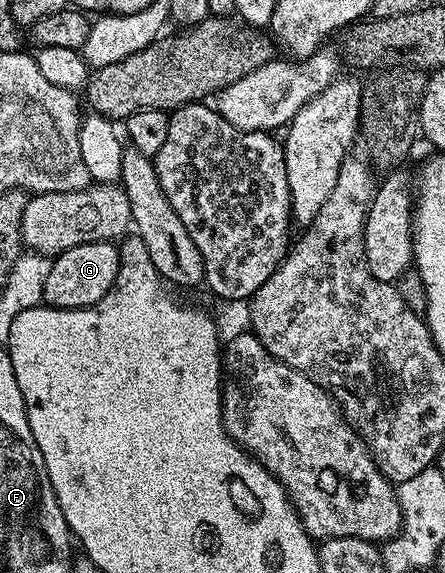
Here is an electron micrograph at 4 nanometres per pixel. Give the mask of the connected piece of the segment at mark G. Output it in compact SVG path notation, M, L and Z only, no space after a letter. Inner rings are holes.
M96 241L71 247L52 258L47 279L43 283L44 304L54 309L86 309L111 291L121 266L121 250L114 242Z

